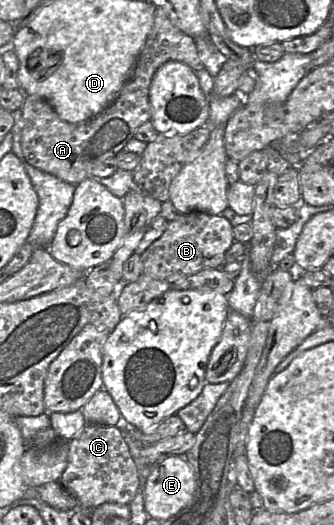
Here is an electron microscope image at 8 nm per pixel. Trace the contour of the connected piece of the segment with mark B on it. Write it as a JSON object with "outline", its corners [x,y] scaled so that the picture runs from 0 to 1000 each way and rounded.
{"outline":[[[593,402],[539,408],[530,417],[503,423],[503,432],[488,448],[464,457],[419,488],[428,503],[428,522],[458,531],[500,537],[515,545],[515,541],[527,541],[602,514],[665,510],[674,497],[674,482],[701,459],[698,430],[668,411],[629,410]]]}

